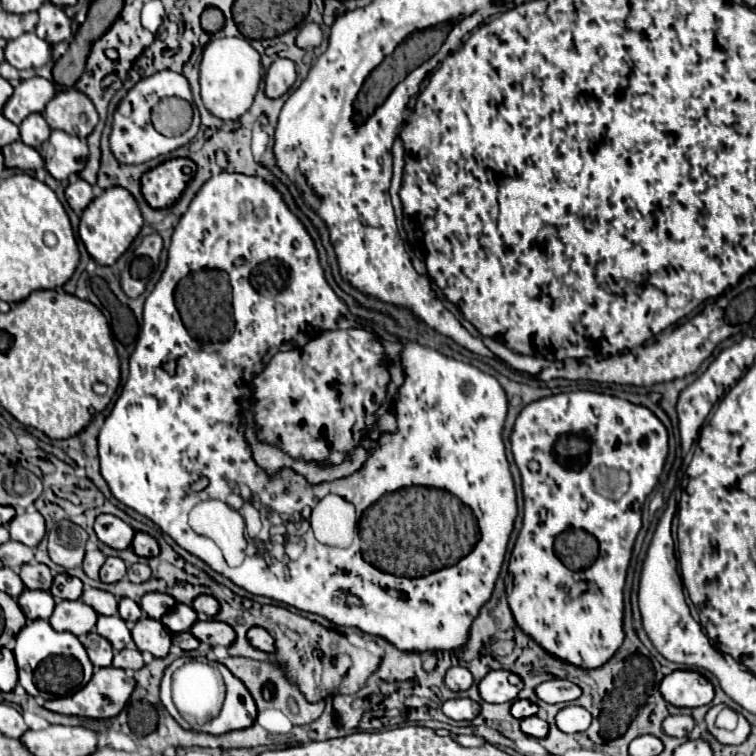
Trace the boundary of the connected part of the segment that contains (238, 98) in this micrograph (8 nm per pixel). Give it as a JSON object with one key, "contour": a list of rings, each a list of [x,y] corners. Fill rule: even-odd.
{"contour":[[[215,38],[213,42],[205,46],[203,60],[201,60],[201,98],[203,98],[205,108],[213,116],[221,120],[239,120],[251,108],[259,82],[261,82],[261,56],[249,44],[247,38]]]}

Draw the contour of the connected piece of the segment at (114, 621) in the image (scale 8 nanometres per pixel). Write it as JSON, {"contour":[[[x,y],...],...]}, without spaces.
{"contour":[[[99,616],[95,630],[103,638],[107,638],[115,650],[125,648],[131,642],[131,632],[125,620],[121,620],[119,616]]]}

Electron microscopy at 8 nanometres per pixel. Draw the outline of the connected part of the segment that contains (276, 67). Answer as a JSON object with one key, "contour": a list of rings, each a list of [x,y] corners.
{"contour":[[[277,58],[265,76],[265,94],[269,98],[283,96],[297,80],[295,64],[289,58]]]}

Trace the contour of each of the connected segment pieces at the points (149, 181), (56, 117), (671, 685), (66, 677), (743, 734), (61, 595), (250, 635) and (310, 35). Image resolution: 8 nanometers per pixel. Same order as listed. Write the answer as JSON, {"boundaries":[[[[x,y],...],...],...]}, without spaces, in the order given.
{"boundaries":[[[[175,158],[159,164],[149,170],[141,178],[141,188],[147,204],[151,208],[169,208],[177,202],[187,182],[193,178],[191,170],[195,170],[193,160]]],[[[75,88],[57,92],[57,96],[47,104],[43,116],[51,130],[63,130],[81,140],[87,140],[99,122],[93,102]]],[[[675,670],[659,686],[665,700],[679,708],[697,708],[713,700],[713,684],[695,670]]],[[[31,620],[21,628],[15,640],[17,644],[13,654],[19,668],[19,684],[31,696],[39,696],[43,700],[51,696],[69,696],[89,682],[93,664],[77,636],[71,632],[55,632],[47,620]]],[[[723,704],[721,706],[711,706],[707,716],[705,716],[705,722],[707,722],[707,730],[721,742],[721,744],[741,744],[747,740],[749,732],[751,732],[751,726],[749,722],[745,720],[745,716],[739,716],[739,724],[735,730],[723,730],[723,728],[717,728],[715,726],[715,716],[721,712]]],[[[57,574],[53,580],[53,586],[51,586],[51,594],[57,602],[59,600],[79,600],[81,590],[83,590],[81,580],[73,578],[69,574]]],[[[253,626],[253,628],[249,628],[249,632],[247,632],[247,640],[249,640],[255,648],[259,648],[259,650],[275,652],[271,634],[269,634],[265,628],[261,628],[261,626]]],[[[305,24],[297,36],[297,46],[299,48],[315,48],[323,40],[323,32],[317,24]]]]}

